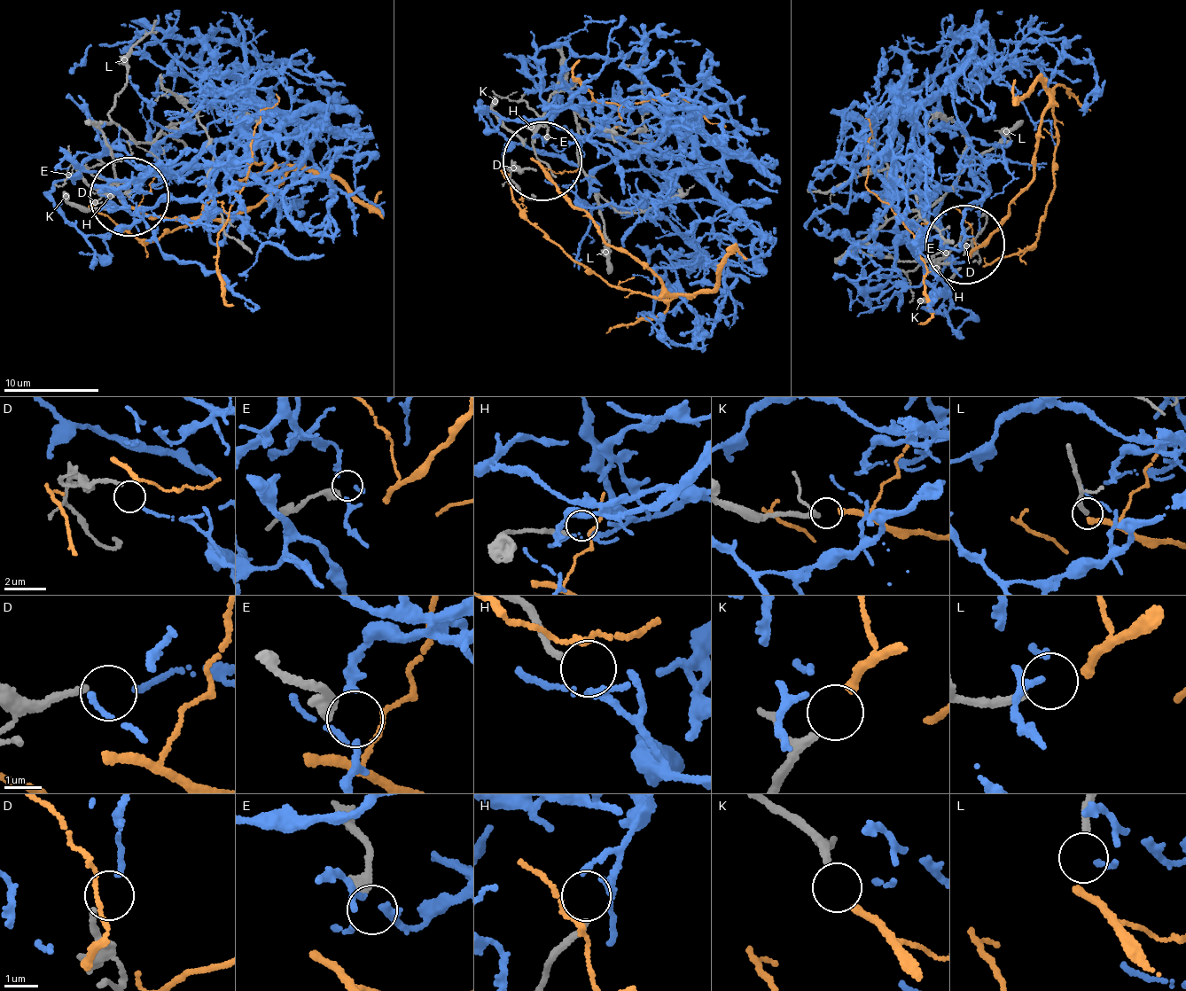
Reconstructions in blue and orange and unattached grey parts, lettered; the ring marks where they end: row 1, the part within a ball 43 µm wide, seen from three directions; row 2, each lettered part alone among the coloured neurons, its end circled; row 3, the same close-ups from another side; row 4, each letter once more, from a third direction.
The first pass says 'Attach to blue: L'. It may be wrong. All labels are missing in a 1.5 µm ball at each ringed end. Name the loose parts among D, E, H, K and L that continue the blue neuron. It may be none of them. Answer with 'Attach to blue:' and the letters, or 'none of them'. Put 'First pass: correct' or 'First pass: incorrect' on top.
First pass: incorrect
Attach to blue: D

